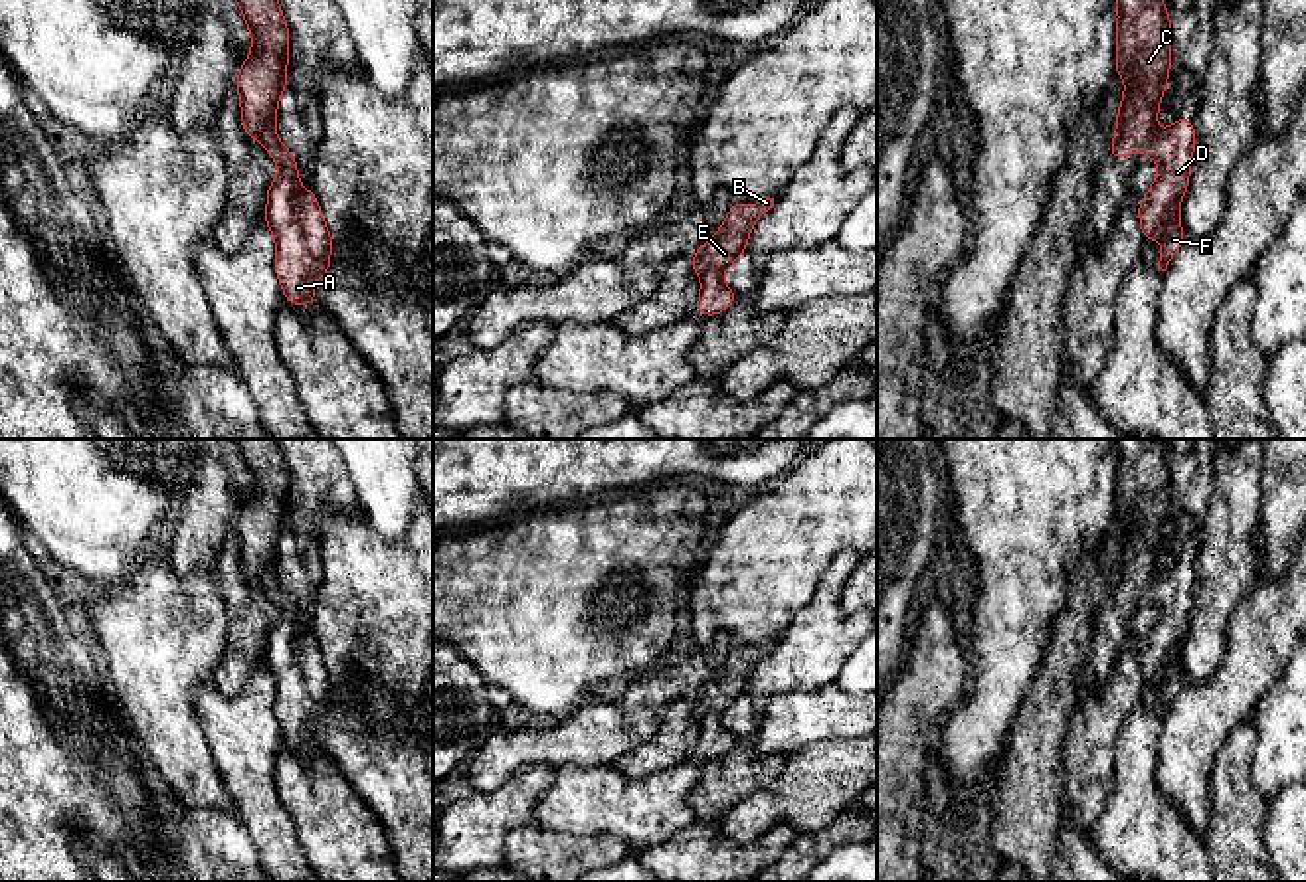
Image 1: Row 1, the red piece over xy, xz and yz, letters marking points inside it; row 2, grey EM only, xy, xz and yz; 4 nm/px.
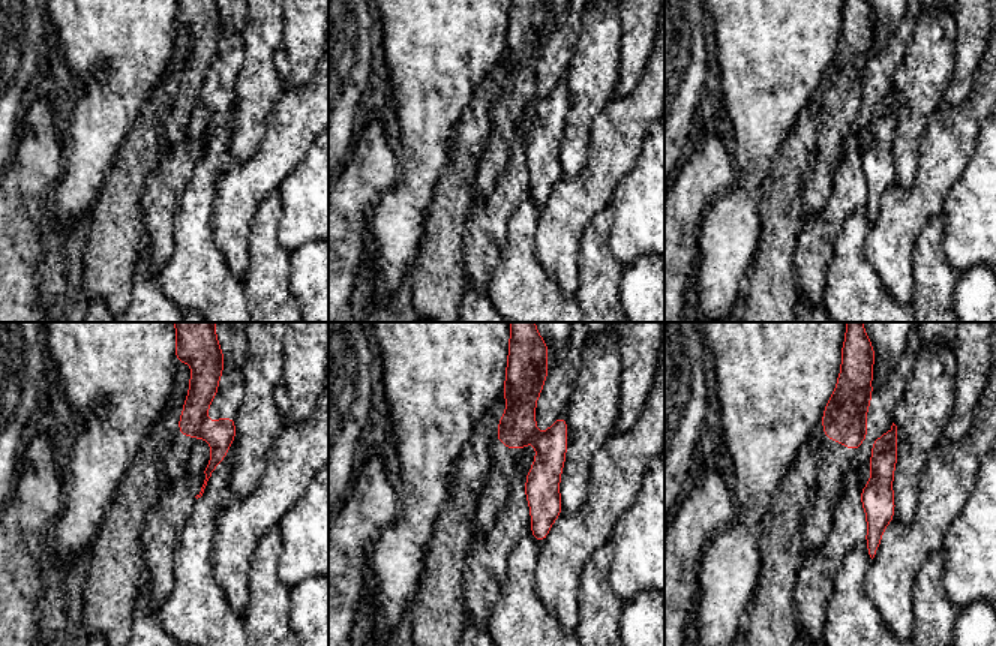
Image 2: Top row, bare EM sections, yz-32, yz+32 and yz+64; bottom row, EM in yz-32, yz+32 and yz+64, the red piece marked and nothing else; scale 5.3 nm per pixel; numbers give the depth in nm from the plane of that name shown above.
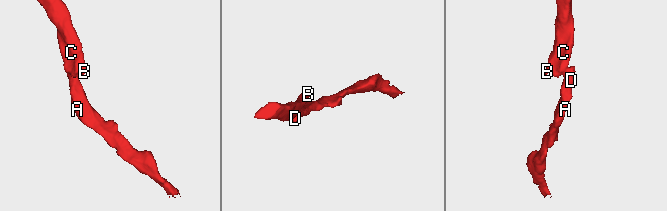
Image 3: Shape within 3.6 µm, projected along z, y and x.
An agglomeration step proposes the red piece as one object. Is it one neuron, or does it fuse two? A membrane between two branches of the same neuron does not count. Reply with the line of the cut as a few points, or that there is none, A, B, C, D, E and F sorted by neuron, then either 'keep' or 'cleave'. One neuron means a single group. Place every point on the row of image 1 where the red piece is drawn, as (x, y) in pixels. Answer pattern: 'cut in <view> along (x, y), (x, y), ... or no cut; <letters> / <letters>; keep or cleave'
cut in yz along (1156, 133), (1146, 153); A D F / B C E; cleave

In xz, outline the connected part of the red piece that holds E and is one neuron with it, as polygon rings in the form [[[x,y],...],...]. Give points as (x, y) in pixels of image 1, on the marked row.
[[[764,198],[754,206],[738,200],[726,214],[716,237],[691,255],[693,271],[700,277],[726,271],[744,253],[754,221],[768,212],[772,204],[774,198]]]

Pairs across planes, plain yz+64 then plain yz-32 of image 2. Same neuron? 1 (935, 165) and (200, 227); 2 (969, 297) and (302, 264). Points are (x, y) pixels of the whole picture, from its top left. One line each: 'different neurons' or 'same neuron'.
1: different neurons
2: same neuron

